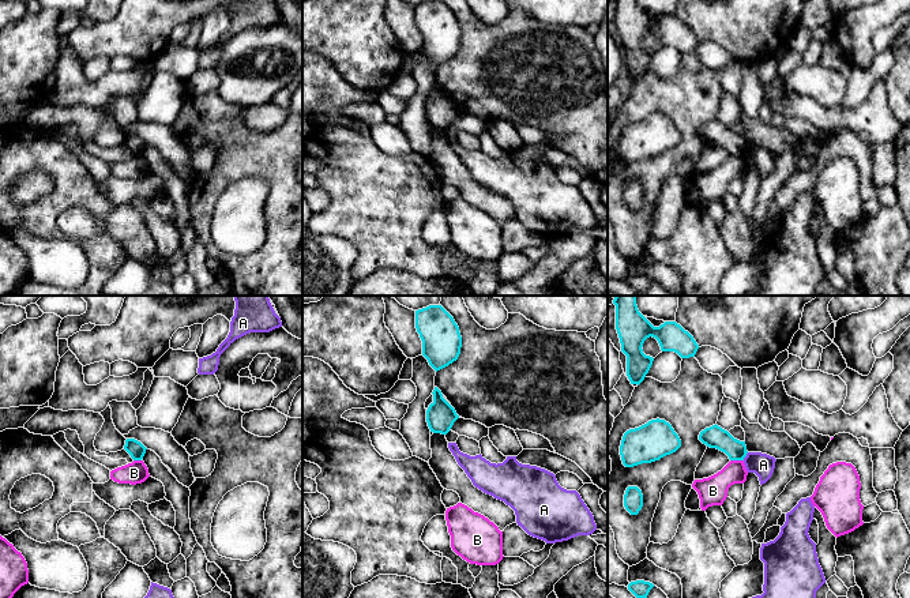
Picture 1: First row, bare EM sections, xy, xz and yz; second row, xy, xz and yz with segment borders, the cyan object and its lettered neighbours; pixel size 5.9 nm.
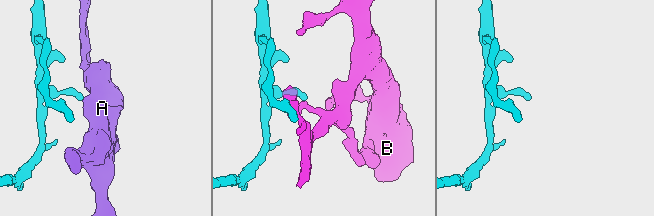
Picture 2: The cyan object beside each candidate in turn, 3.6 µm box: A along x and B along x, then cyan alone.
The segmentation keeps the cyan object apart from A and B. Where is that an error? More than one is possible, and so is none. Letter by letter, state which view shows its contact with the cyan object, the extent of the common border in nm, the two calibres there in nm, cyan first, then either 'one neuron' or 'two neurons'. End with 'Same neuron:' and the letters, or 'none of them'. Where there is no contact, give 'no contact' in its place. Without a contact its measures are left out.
A: contact in yz; length 60 nm; calibres 130 and 140 nm; two neurons
B: contact in yz; length 80 nm; calibres 130 and 170 nm; two neurons
Same neuron: none of them

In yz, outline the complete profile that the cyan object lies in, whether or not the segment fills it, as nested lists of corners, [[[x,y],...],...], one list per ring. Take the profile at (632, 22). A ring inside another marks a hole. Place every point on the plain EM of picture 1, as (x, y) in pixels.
[[[616,0],[616,25],[621,46],[627,50],[627,71],[631,79],[640,79],[648,68],[654,53],[643,48],[643,38],[653,31],[662,46],[674,46],[681,53],[695,52],[699,40],[693,31],[676,16],[654,22],[638,4],[638,0]]]

